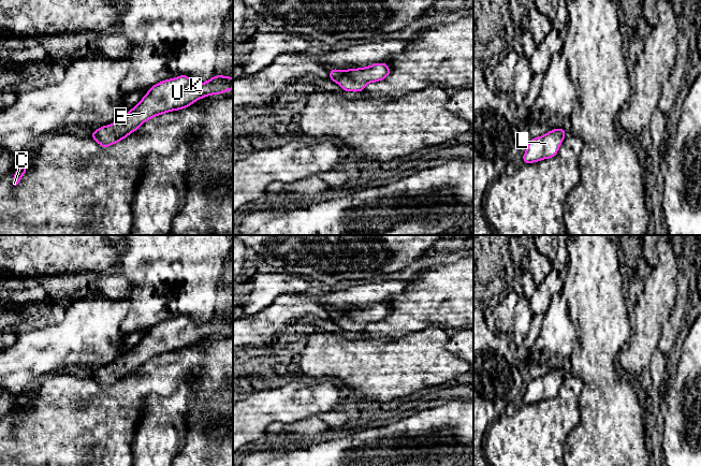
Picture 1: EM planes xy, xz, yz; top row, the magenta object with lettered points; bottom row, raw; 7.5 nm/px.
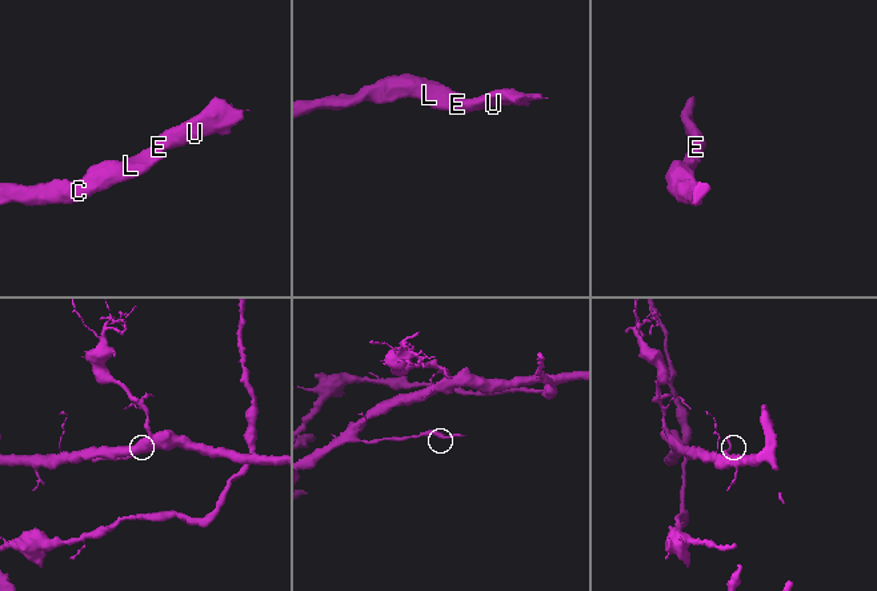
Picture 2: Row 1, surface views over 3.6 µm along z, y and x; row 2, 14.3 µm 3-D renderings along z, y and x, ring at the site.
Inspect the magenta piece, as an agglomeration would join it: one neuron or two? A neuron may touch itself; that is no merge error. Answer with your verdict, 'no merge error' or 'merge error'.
no merge error

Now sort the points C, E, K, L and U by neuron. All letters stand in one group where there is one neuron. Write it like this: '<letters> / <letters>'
C E K L U

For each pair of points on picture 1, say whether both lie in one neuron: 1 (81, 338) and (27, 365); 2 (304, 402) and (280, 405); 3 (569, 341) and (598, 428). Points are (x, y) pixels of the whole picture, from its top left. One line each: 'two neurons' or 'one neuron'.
1: one neuron
2: one neuron
3: two neurons

